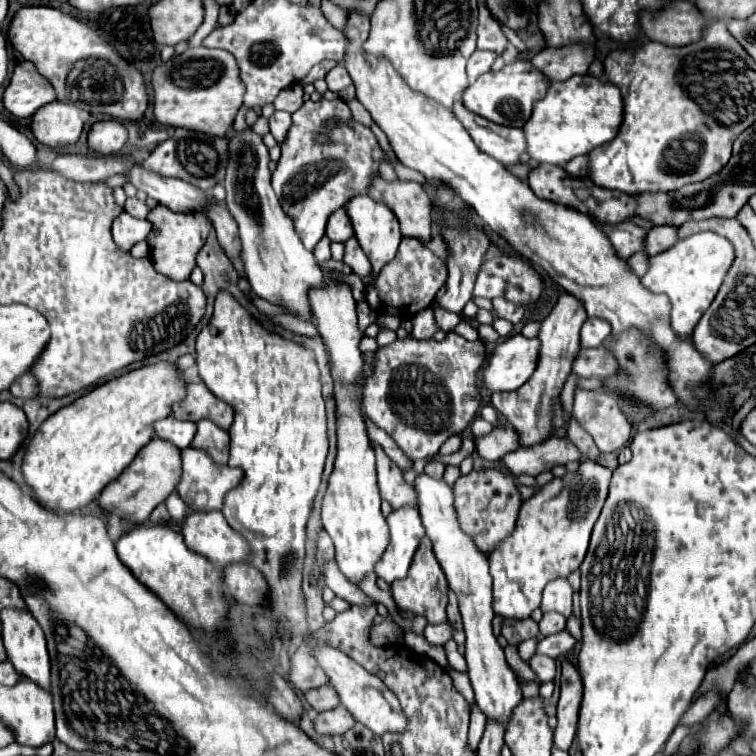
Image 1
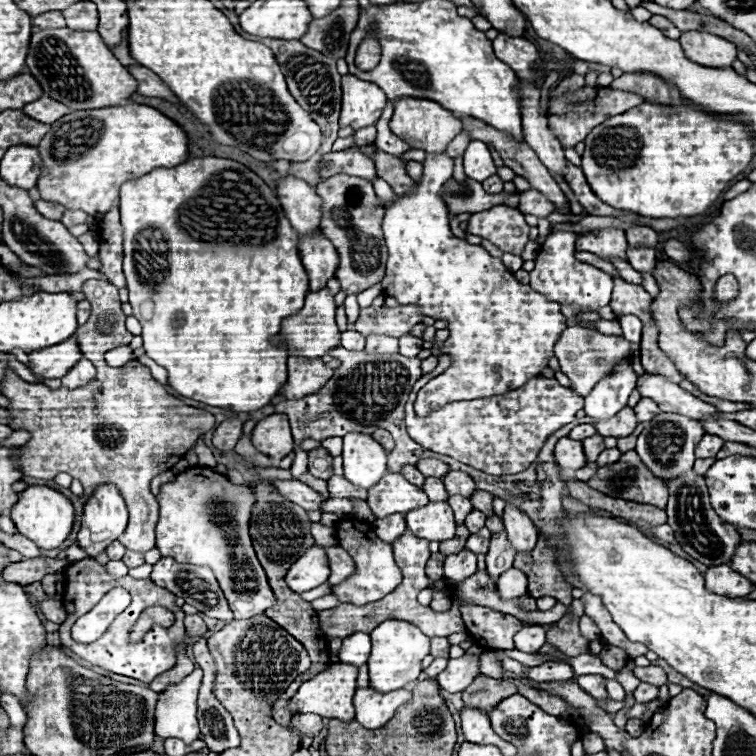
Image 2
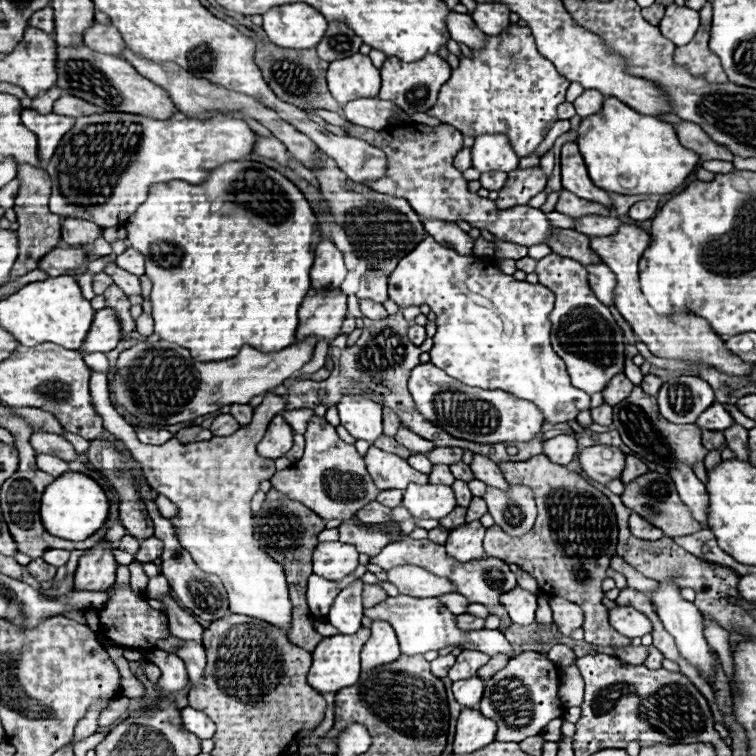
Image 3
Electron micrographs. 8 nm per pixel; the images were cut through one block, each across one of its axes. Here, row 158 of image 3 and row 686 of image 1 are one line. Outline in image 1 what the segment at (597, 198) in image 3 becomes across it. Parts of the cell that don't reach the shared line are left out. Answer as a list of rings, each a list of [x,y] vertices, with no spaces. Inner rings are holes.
[[[562,662],[560,676],[560,700],[558,700],[558,726],[554,730],[554,744],[568,750],[578,728],[578,710],[582,702],[582,678],[574,664]]]

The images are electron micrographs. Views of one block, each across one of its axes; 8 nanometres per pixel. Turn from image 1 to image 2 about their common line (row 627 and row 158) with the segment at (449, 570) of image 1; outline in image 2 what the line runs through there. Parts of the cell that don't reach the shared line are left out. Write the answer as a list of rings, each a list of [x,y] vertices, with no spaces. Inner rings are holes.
[[[470,142],[464,152],[464,172],[468,178],[474,178],[478,182],[490,178],[496,174],[496,166],[492,162],[490,150],[482,142]]]

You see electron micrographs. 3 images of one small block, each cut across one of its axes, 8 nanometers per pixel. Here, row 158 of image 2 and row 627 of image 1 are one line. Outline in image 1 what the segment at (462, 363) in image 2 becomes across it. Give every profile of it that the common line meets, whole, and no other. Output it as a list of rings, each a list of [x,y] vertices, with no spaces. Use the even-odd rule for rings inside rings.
[[[444,622],[442,626],[426,626],[424,628],[424,638],[432,644],[432,646],[444,646],[450,638],[452,638],[452,624]]]

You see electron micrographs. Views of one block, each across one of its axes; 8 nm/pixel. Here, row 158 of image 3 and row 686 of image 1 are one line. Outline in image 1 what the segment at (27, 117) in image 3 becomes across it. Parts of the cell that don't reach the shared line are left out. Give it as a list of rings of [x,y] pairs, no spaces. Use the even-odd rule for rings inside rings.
[[[2,610],[2,640],[8,652],[8,660],[14,664],[16,672],[24,674],[42,688],[50,688],[50,658],[46,650],[46,638],[36,618],[26,610]]]

